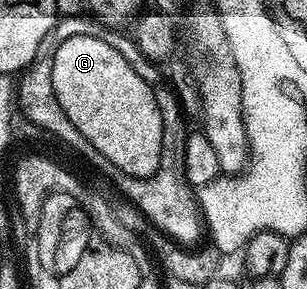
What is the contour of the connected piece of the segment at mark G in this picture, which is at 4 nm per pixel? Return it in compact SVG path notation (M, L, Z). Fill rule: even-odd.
M75 35L73 38L57 43L53 50L51 80L54 84L55 96L59 99L62 110L67 113L67 120L71 120L75 127L91 141L96 151L105 155L127 175L140 178L152 176L160 167L163 138L163 119L160 118L154 86L139 78L131 63L103 39L92 38L91 35Z

